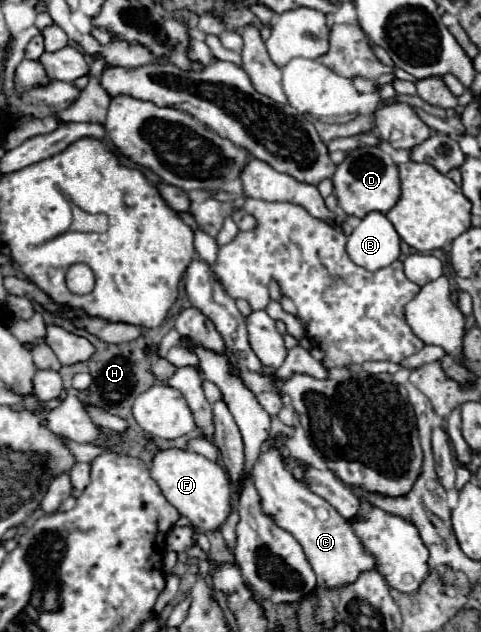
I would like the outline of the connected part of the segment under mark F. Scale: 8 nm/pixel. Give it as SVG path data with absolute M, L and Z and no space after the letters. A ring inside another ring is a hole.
M160 450L152 458L150 476L162 488L166 500L202 532L220 530L232 512L232 488L226 472L212 460L190 450Z

